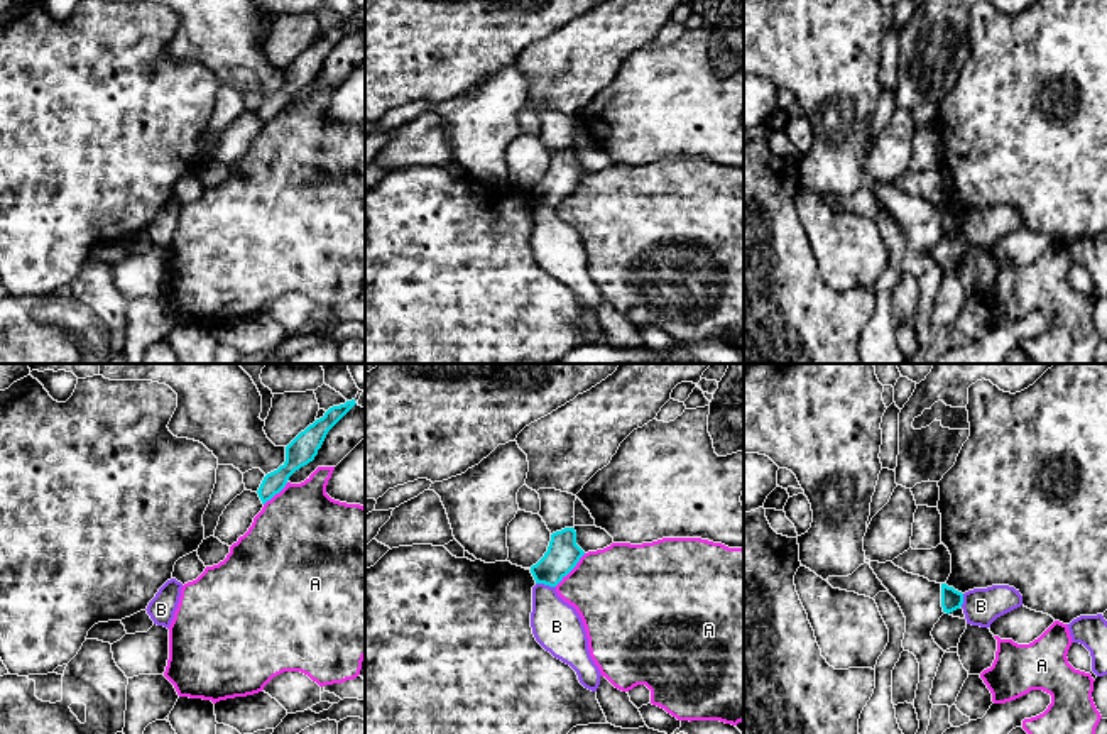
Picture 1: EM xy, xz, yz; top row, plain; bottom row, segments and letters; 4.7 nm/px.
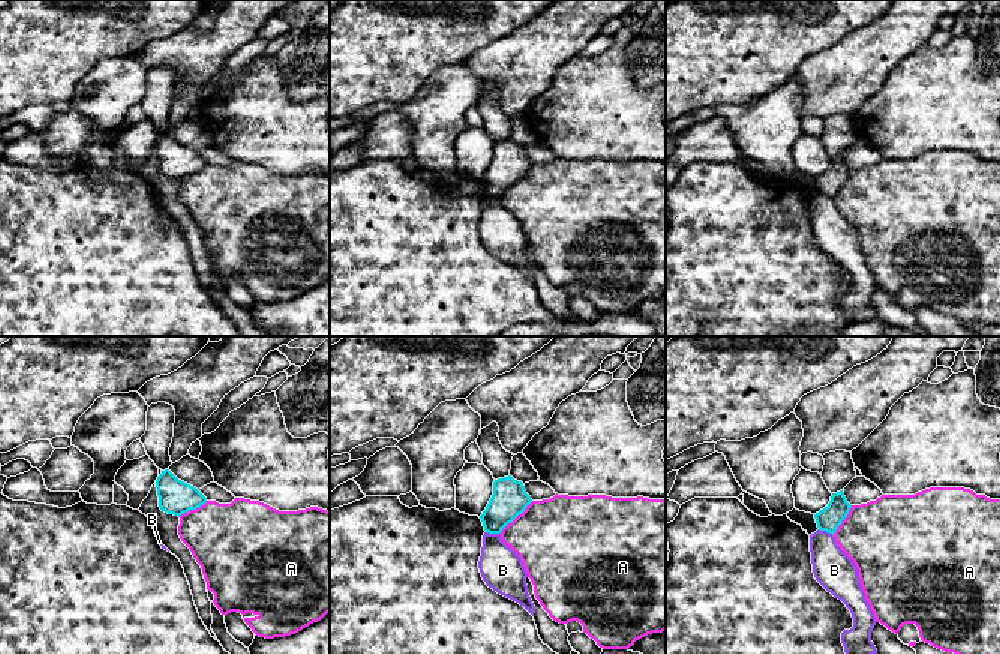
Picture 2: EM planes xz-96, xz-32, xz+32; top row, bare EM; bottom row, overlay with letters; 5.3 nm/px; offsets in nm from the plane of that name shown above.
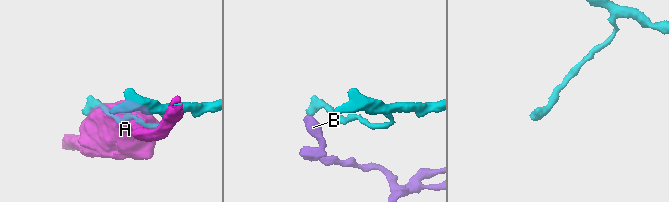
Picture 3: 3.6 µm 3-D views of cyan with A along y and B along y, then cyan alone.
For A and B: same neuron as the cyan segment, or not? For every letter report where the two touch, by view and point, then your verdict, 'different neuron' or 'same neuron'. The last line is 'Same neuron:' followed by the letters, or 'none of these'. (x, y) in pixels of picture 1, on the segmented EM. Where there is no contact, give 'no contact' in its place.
A: contact xz (570, 570); different neuron
B: contact xz (546, 584); different neuron
Same neuron: none of these

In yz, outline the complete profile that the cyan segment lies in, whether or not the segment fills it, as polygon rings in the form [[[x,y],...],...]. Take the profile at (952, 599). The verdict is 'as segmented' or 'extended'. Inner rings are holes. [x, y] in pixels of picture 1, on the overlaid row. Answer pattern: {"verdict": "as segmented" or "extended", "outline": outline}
{"verdict": "as segmented", "outline": [[[941,583],[943,612],[950,614],[950,612],[960,609],[962,604],[963,604],[963,594],[955,590],[953,587],[948,587],[946,583]]]}

